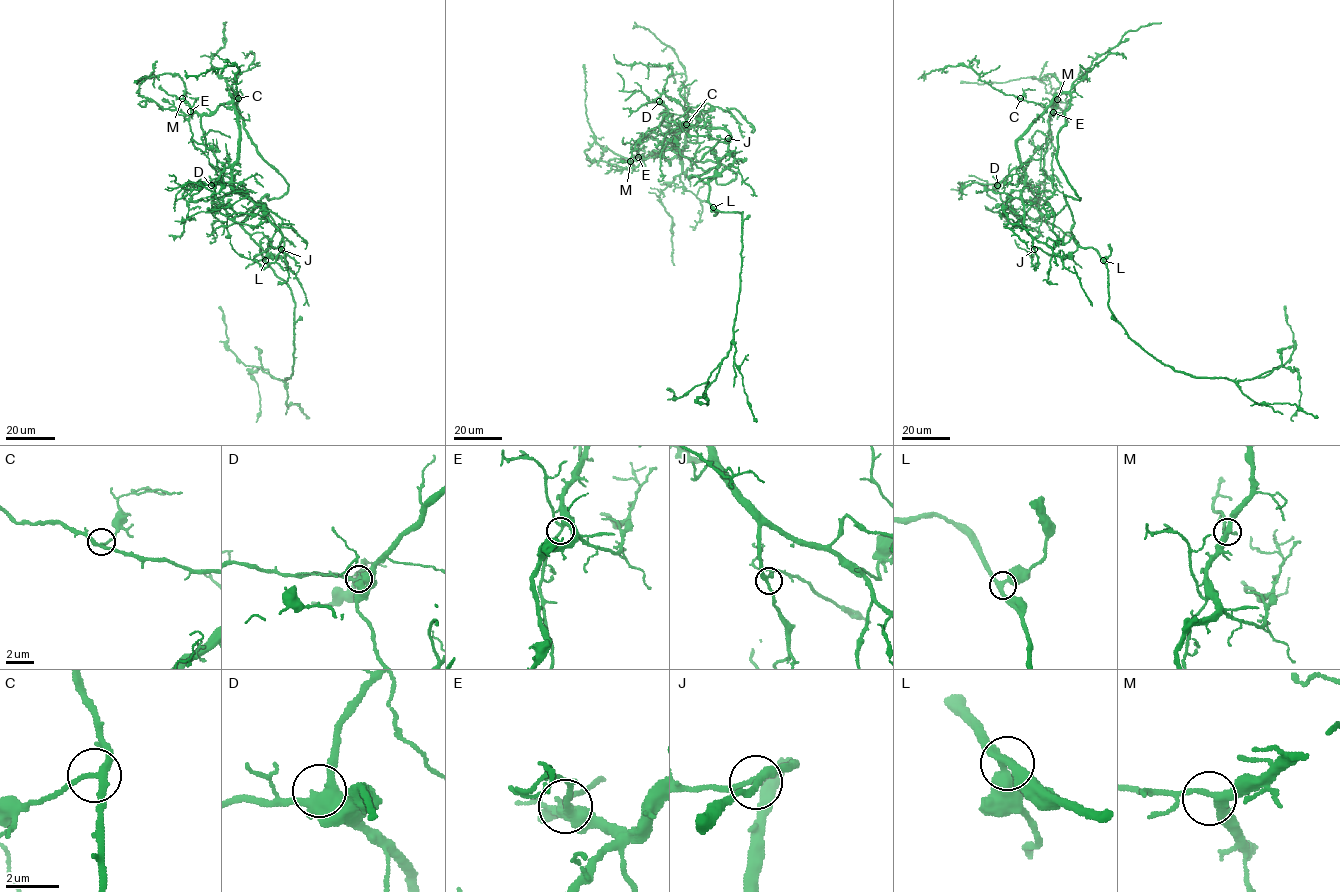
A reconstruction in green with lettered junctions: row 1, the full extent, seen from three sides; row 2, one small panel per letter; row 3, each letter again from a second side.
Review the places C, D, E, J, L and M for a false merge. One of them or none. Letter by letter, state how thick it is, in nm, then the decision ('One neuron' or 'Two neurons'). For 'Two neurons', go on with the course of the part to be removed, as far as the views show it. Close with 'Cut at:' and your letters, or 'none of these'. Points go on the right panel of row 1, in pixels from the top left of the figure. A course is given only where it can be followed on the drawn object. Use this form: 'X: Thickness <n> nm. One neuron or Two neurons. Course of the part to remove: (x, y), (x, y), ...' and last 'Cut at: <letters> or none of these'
C: Thickness 190 nm. One neuron
D: Thickness 420 nm. One neuron
E: Thickness 220 nm. One neuron
J: Thickness 240 nm. One neuron
L: Thickness 400 nm. One neuron
M: Thickness 280 nm. One neuron
Cut at: none of these

